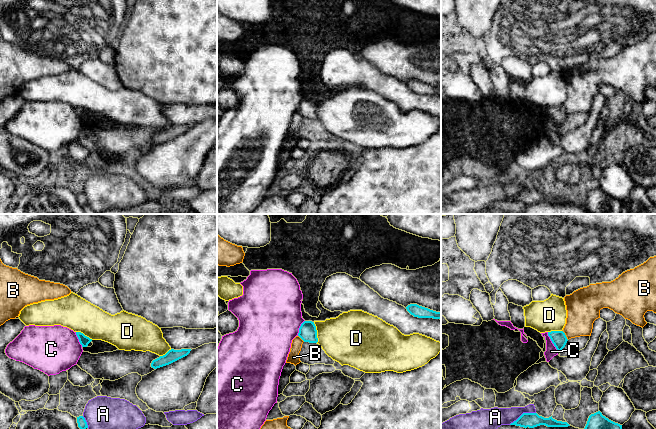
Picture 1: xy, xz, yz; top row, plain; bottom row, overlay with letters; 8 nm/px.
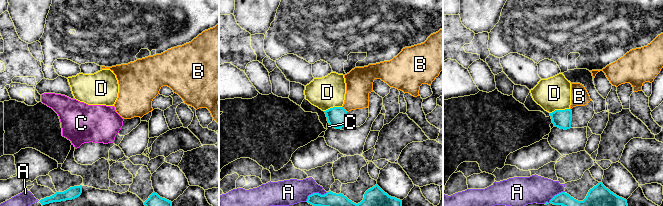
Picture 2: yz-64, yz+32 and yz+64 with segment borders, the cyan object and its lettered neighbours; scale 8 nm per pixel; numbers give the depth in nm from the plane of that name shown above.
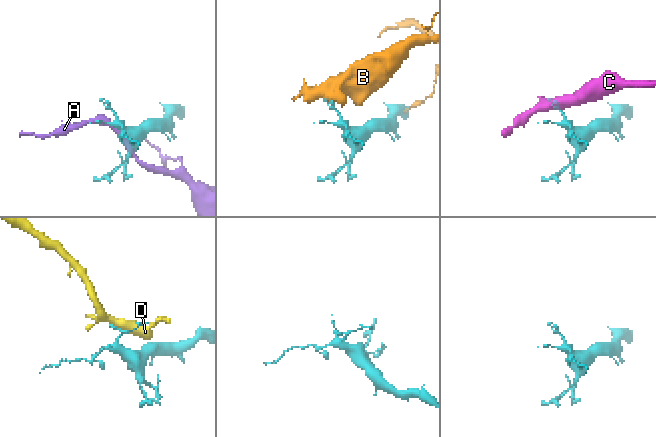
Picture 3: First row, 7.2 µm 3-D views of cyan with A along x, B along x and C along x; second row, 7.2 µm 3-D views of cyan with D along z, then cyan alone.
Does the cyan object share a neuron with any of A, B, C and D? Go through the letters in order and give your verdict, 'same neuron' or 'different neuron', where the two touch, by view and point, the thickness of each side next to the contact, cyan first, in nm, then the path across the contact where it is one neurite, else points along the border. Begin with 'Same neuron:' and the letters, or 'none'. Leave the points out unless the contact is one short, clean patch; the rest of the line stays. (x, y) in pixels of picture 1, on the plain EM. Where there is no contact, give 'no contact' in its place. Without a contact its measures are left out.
Same neuron: none
A: different neuron | yz (523, 189) | 120/160 nm
B: different neuron | yz (565, 111) | 120/260 nm
C: different neuron | yz (552, 118) | 120/90 nm | along yz (547, 108), (558, 128)
D: different neuron | xz (316, 108) | 140/380 nm

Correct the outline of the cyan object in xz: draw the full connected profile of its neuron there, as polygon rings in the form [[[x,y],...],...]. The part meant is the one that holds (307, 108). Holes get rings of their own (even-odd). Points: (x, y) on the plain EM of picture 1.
[[[304,97],[300,104],[298,112],[304,117],[309,119],[317,119],[317,106],[314,98]]]

